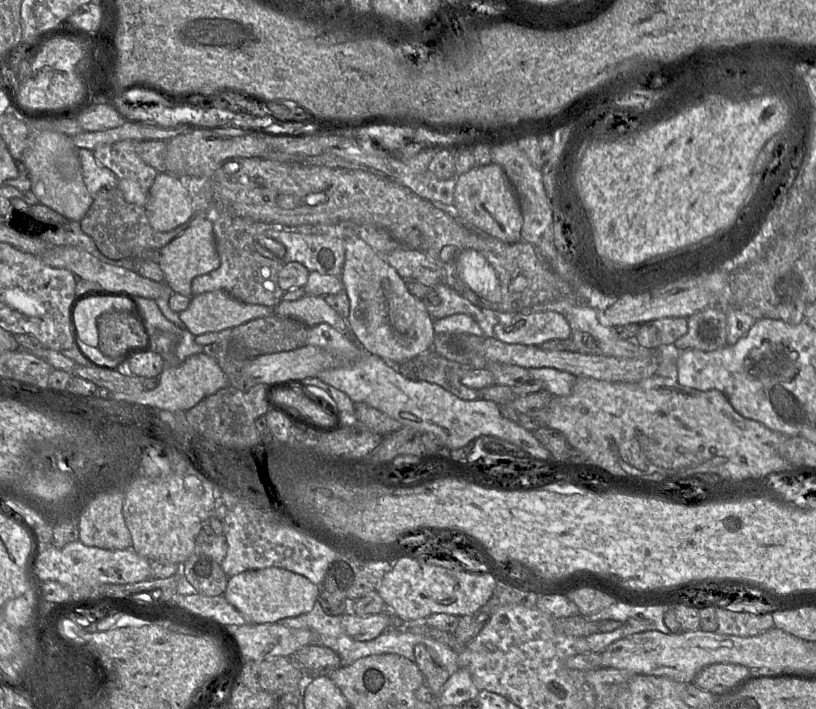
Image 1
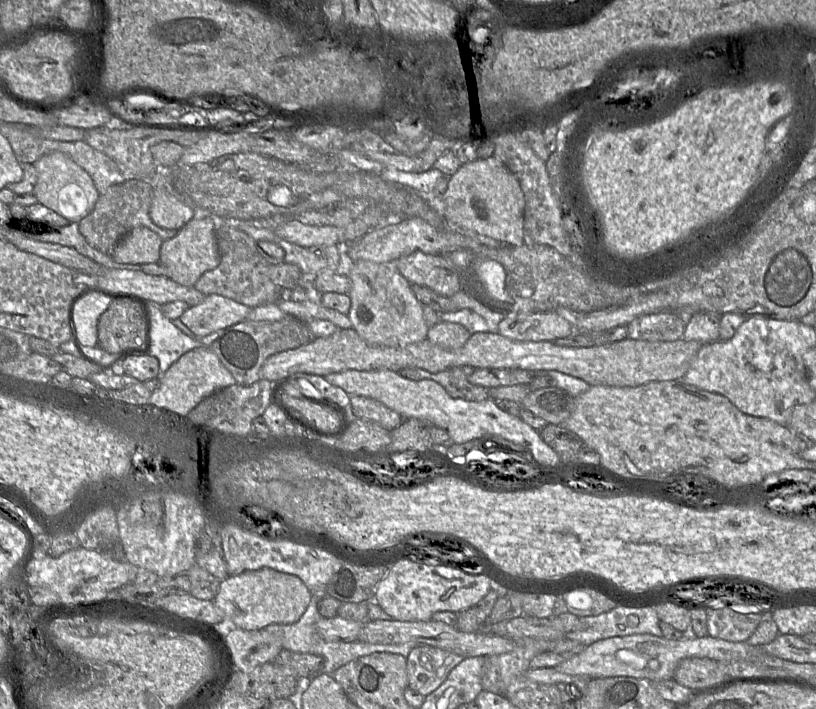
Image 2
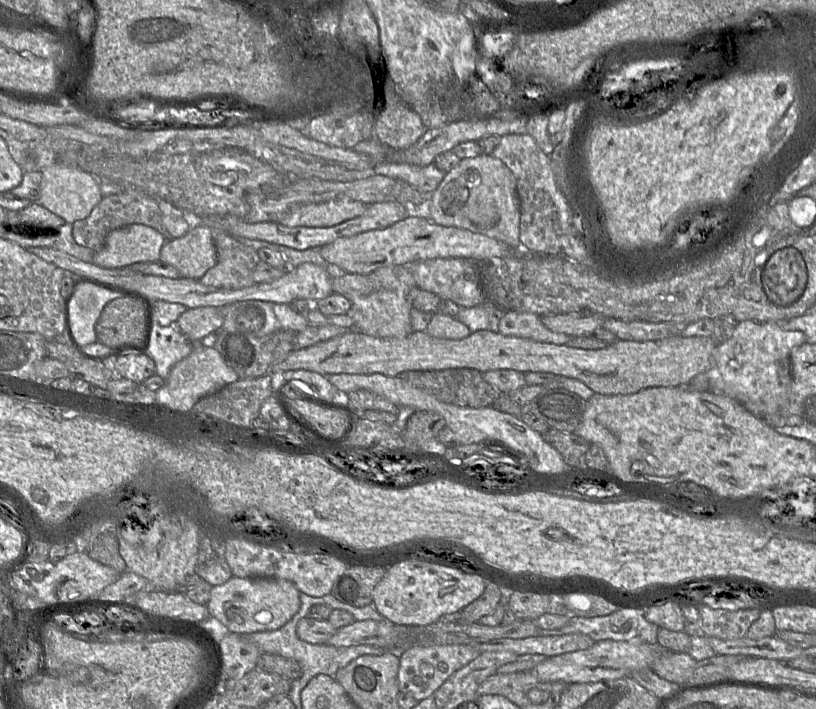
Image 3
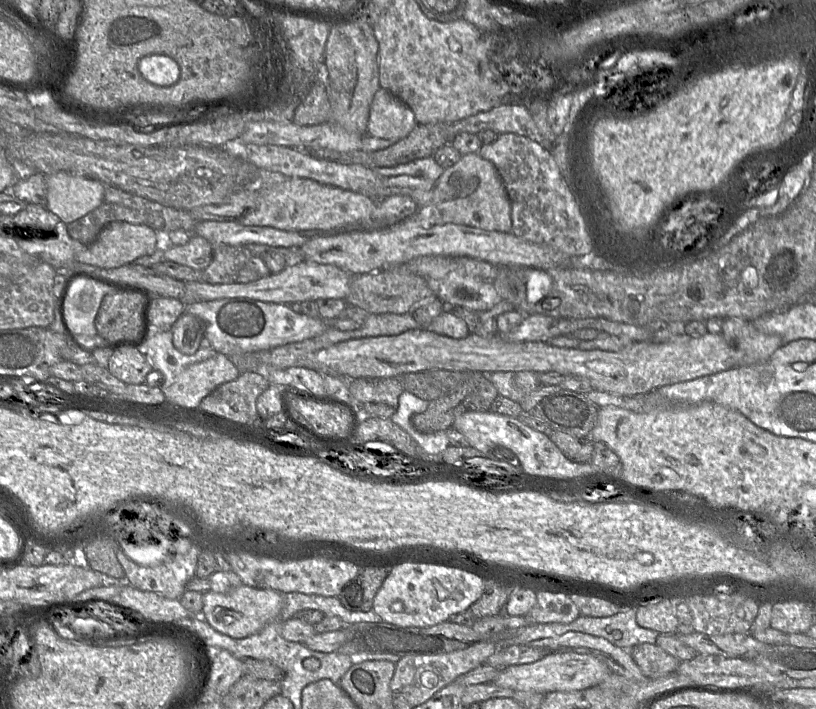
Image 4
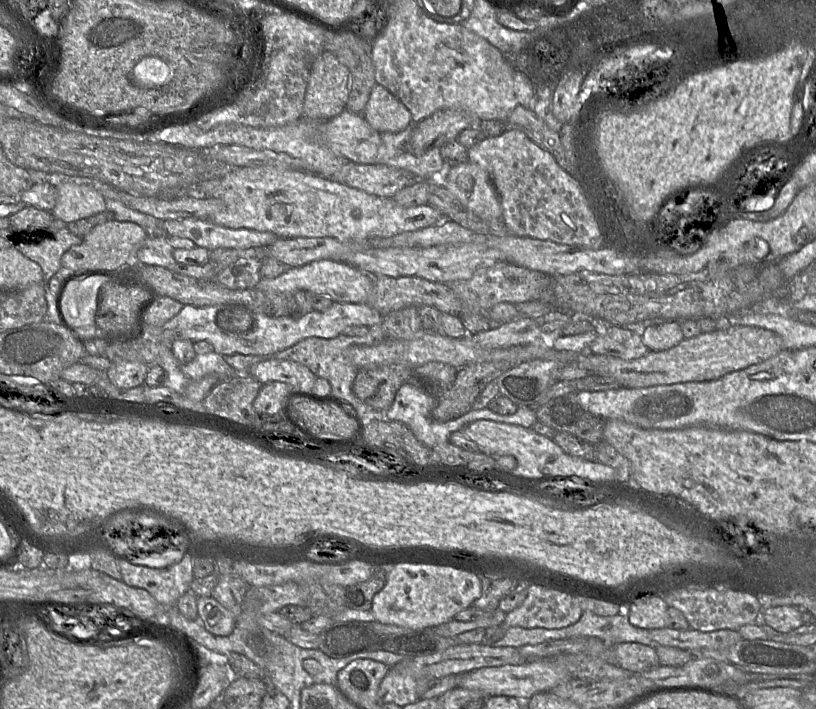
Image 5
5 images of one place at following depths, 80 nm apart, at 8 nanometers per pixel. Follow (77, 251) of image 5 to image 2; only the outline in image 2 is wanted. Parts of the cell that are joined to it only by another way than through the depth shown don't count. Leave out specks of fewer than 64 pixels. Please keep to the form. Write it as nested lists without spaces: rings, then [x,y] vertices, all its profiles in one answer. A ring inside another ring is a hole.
[[[147,227],[133,228],[116,244],[111,258],[117,263],[147,264],[160,258],[163,239]]]

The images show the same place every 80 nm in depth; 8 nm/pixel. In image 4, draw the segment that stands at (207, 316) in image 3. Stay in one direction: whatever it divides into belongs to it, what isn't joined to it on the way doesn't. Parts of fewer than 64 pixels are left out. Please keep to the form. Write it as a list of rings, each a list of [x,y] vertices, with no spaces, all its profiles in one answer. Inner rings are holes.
[[[183,313],[171,331],[174,347],[182,354],[193,355],[205,337],[205,323],[190,313]]]

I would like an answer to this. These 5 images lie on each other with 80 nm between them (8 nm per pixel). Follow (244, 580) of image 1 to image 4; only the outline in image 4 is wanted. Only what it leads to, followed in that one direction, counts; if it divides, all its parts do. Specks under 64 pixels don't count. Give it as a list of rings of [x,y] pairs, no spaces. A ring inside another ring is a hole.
[[[242,584],[228,593],[216,593],[211,590],[204,593],[201,616],[221,634],[232,638],[245,638],[259,632],[266,624],[276,619],[283,607],[283,593]]]

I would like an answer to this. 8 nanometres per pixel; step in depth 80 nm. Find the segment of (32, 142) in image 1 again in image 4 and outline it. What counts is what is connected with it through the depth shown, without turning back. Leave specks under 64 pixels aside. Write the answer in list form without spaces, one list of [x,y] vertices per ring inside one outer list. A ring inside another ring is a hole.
[[[64,171],[46,174],[46,207],[69,224],[104,202],[103,184],[96,179]]]

